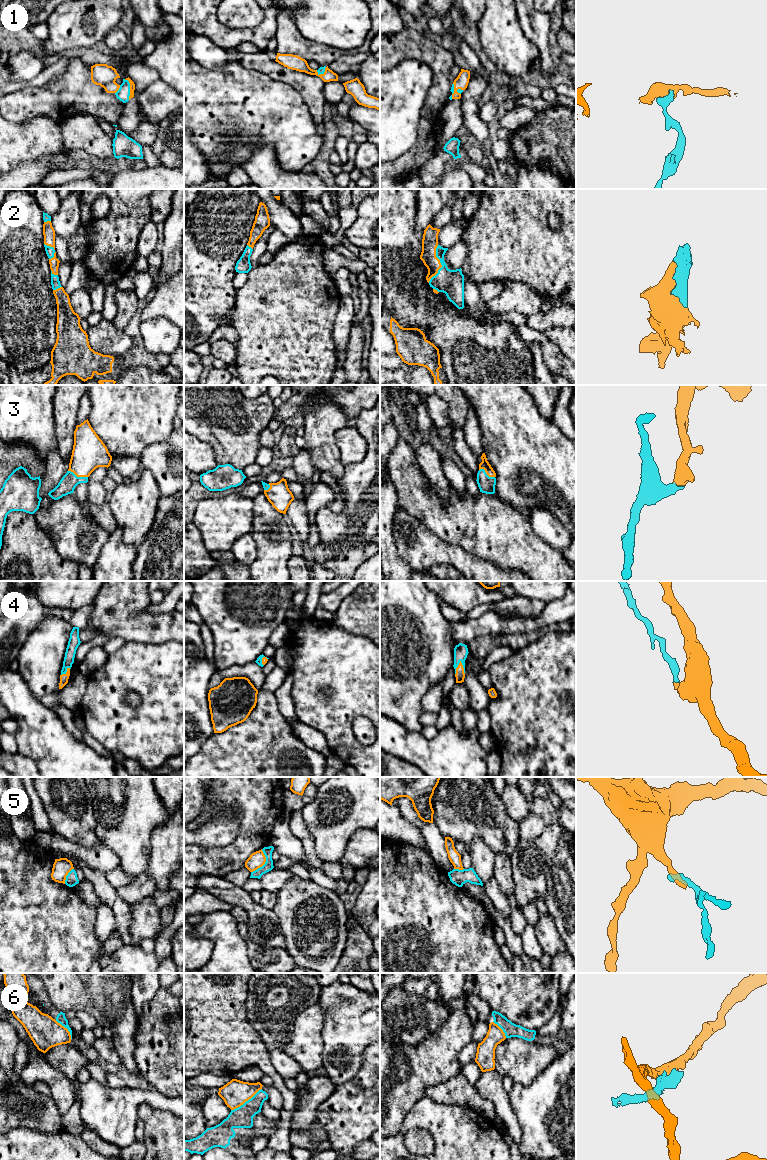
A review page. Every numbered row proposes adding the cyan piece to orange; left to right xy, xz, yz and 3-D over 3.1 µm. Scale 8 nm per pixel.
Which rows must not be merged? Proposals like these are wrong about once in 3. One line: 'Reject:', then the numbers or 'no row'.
Reject: 5, 6

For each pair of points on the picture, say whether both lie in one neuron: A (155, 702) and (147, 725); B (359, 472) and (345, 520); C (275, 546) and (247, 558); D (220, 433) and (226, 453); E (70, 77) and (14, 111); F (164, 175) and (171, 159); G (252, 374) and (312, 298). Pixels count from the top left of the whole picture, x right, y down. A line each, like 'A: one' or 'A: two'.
A: one
B: one
C: two
D: one
E: one
F: two
G: one

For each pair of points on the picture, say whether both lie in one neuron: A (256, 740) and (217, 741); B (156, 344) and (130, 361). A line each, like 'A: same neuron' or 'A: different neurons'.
A: same neuron
B: different neurons

